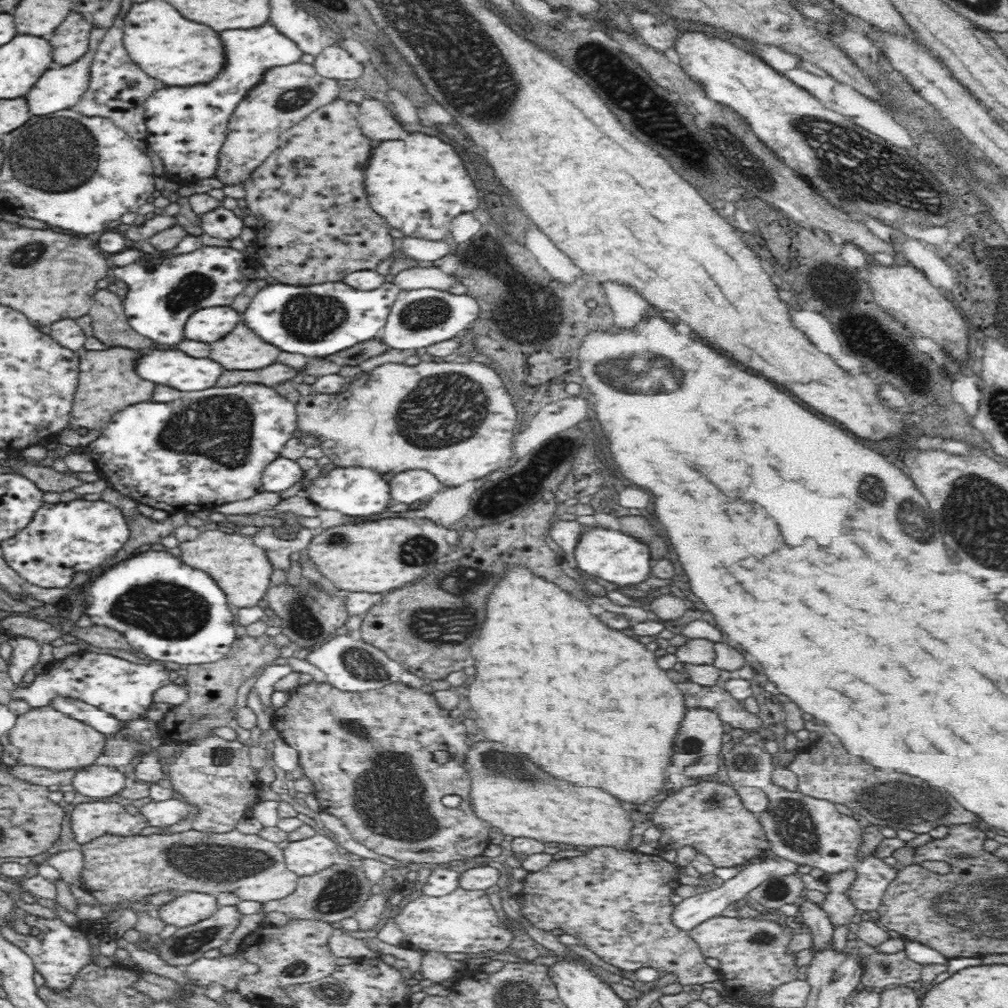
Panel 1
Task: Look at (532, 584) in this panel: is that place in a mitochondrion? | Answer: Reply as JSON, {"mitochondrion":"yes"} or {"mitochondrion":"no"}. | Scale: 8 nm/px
{"mitochondrion":"no"}

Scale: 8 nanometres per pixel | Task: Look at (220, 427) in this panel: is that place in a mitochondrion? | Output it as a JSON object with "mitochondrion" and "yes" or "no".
{"mitochondrion":"yes"}

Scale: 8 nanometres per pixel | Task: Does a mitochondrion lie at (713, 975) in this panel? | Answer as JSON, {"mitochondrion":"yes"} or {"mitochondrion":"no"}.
{"mitochondrion":"no"}

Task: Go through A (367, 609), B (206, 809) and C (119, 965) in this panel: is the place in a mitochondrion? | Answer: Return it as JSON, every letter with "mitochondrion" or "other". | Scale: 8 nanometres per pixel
{"A":"other","B":"other","C":"other"}

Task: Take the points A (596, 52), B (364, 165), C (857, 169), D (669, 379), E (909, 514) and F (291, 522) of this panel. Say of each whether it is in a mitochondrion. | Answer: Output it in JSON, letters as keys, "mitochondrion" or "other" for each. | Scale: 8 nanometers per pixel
{"A":"mitochondrion","B":"other","C":"mitochondrion","D":"mitochondrion","E":"mitochondrion","F":"other"}

